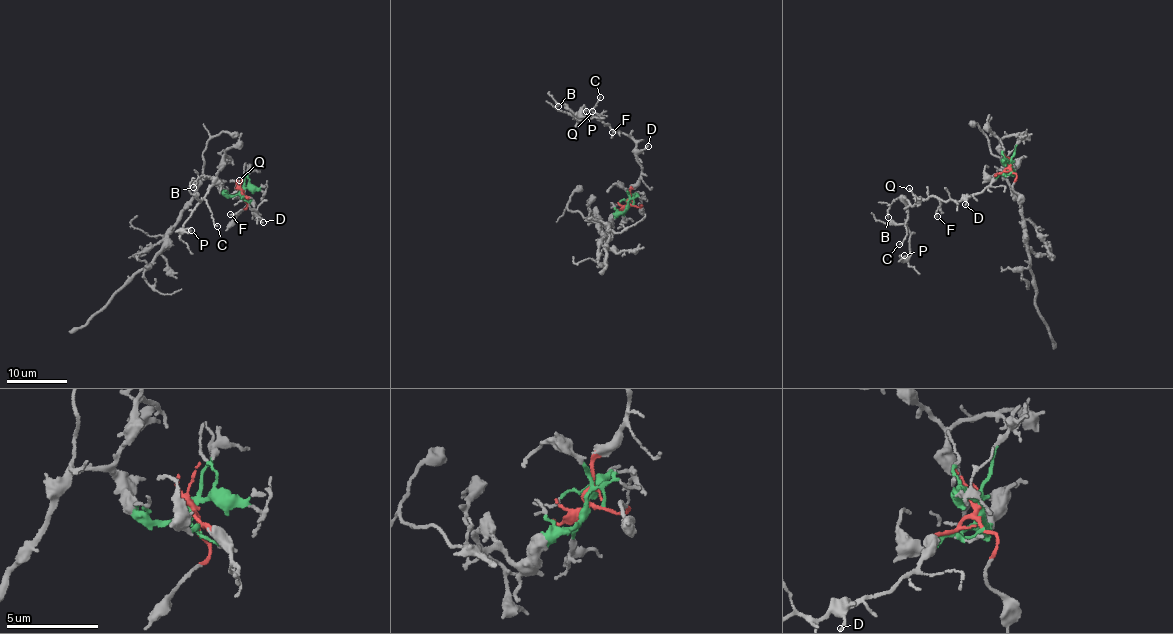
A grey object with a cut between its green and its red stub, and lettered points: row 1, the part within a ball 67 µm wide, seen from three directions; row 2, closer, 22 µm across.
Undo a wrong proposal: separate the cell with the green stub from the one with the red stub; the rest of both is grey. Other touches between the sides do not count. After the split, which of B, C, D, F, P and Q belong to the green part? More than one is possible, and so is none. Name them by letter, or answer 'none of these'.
none of these

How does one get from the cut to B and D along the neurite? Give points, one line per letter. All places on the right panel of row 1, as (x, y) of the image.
B: (1011, 166), (969, 198), (945, 202), (930, 197), (911, 206), (898, 197), (893, 200), (888, 217)
D: (1011, 166), (997, 174), (987, 187), (968, 197), (965, 204)

